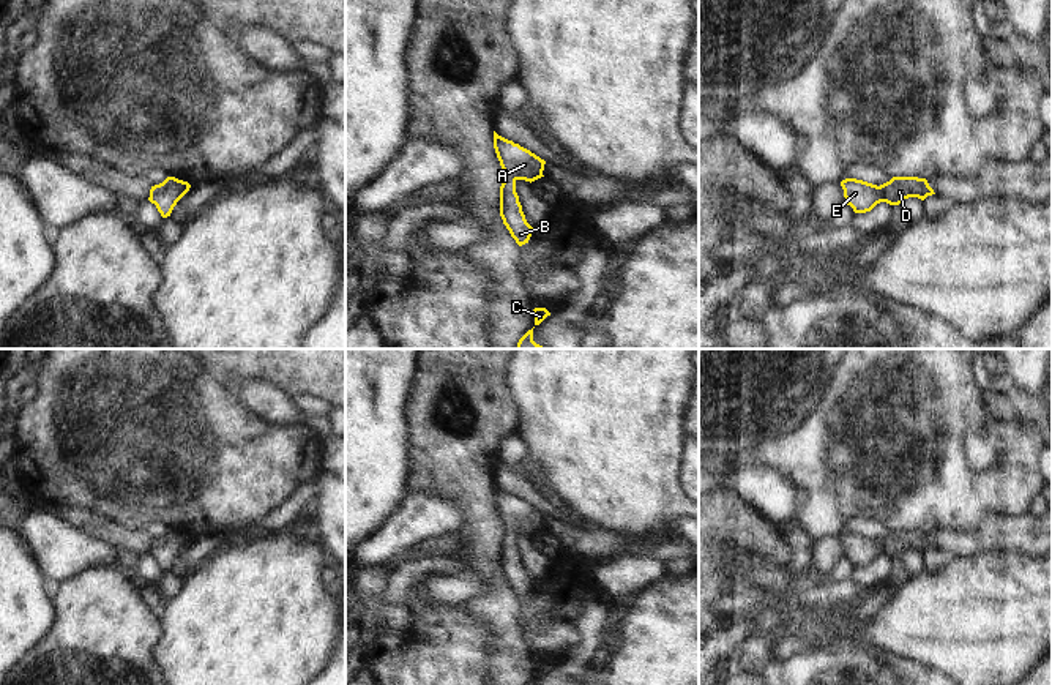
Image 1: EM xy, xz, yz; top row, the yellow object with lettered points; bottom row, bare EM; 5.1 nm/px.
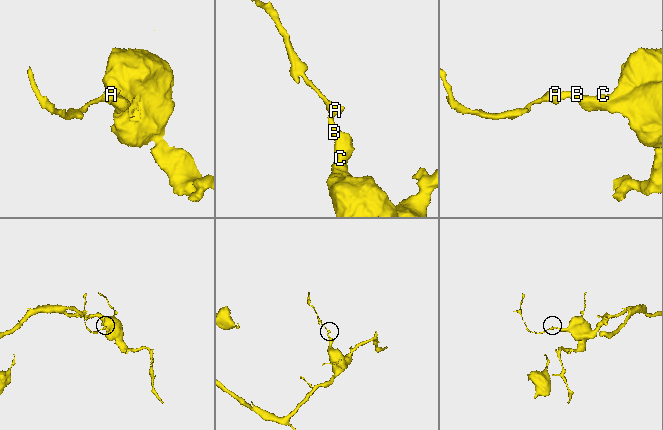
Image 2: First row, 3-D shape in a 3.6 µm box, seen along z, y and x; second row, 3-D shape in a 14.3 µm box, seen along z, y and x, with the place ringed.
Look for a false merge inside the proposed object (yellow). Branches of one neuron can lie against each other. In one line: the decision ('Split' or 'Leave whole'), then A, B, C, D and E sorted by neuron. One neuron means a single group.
Leave whole. Groups: A B C D E

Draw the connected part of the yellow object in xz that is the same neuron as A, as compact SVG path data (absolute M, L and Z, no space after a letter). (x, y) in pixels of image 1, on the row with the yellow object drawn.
M494 131L494 148L505 178L500 186L500 216L519 246L528 243L533 227L527 223L516 193L516 182L535 182L543 175L546 161L530 150L498 136Z

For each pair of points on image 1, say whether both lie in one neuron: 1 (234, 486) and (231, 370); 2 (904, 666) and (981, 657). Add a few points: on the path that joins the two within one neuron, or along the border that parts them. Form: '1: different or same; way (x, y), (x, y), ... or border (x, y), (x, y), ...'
1: different; border (199, 366), (231, 389)
2: different; border (887, 651), (929, 668)

